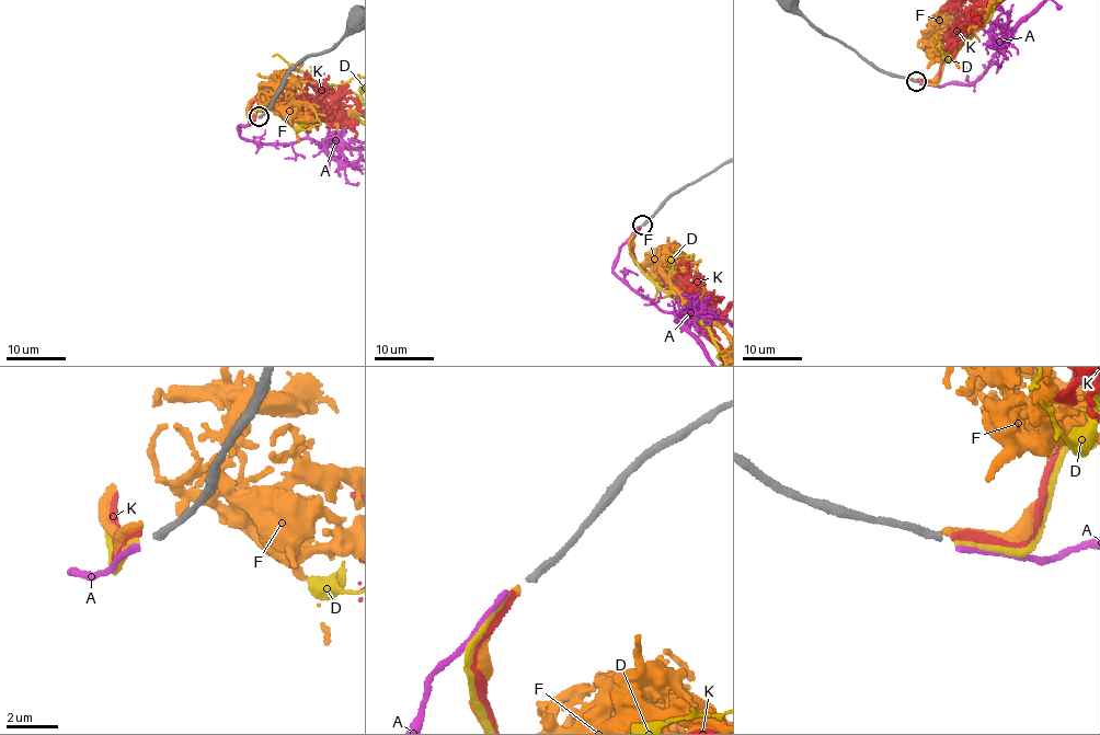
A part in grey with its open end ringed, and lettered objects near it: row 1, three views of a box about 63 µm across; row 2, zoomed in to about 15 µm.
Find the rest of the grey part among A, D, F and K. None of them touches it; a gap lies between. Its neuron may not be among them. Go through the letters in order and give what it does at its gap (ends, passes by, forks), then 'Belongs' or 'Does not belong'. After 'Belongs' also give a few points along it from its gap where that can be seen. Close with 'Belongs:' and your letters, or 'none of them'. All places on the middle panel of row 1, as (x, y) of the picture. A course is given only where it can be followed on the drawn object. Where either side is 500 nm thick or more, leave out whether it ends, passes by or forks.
A: It ends there. Does not belong
D: It ends there. Belongs
F: It ends there. Does not belong
K: It ends there. Does not belong
Belongs: D

